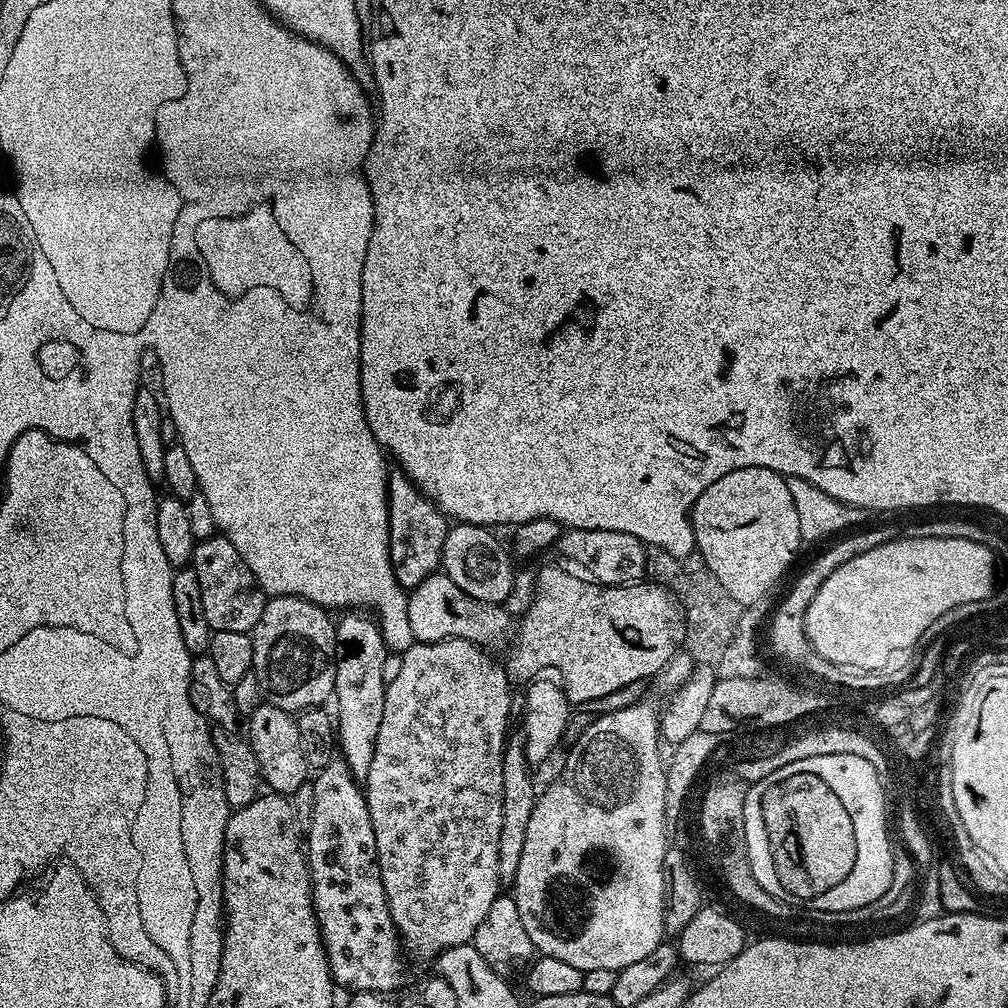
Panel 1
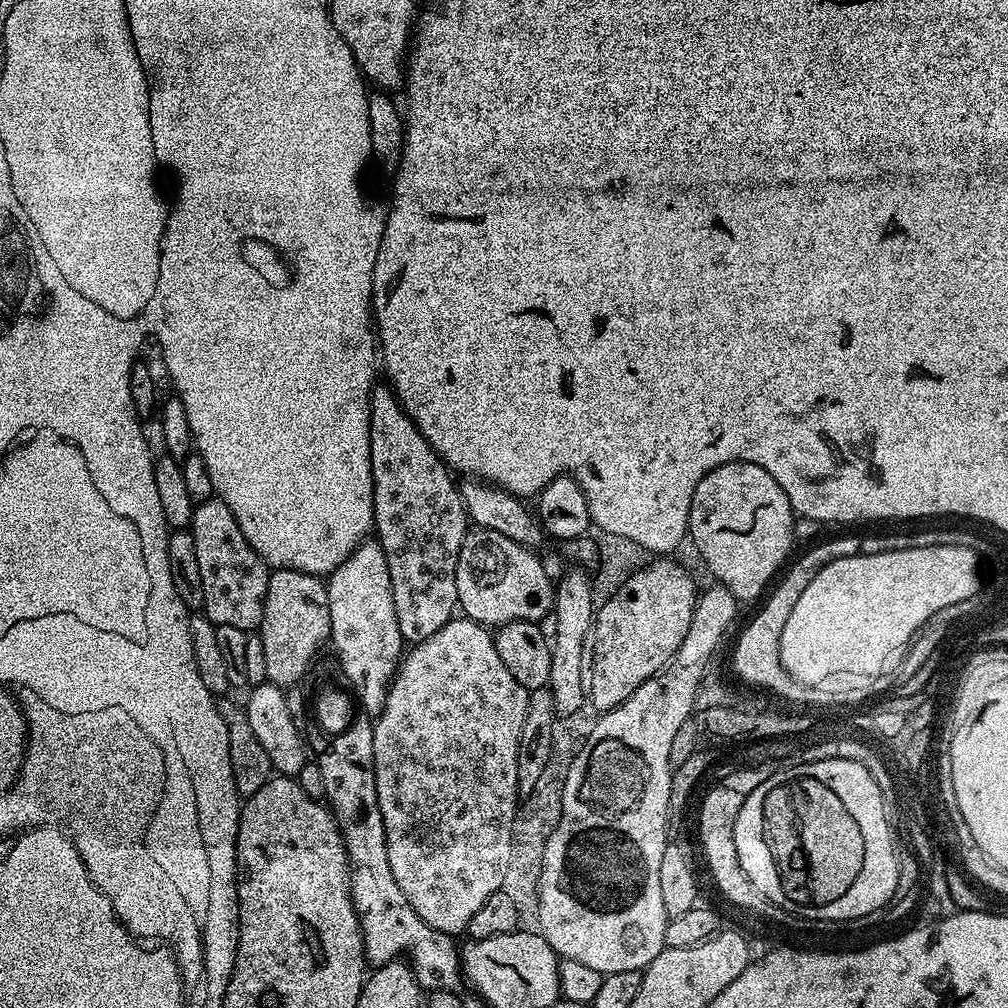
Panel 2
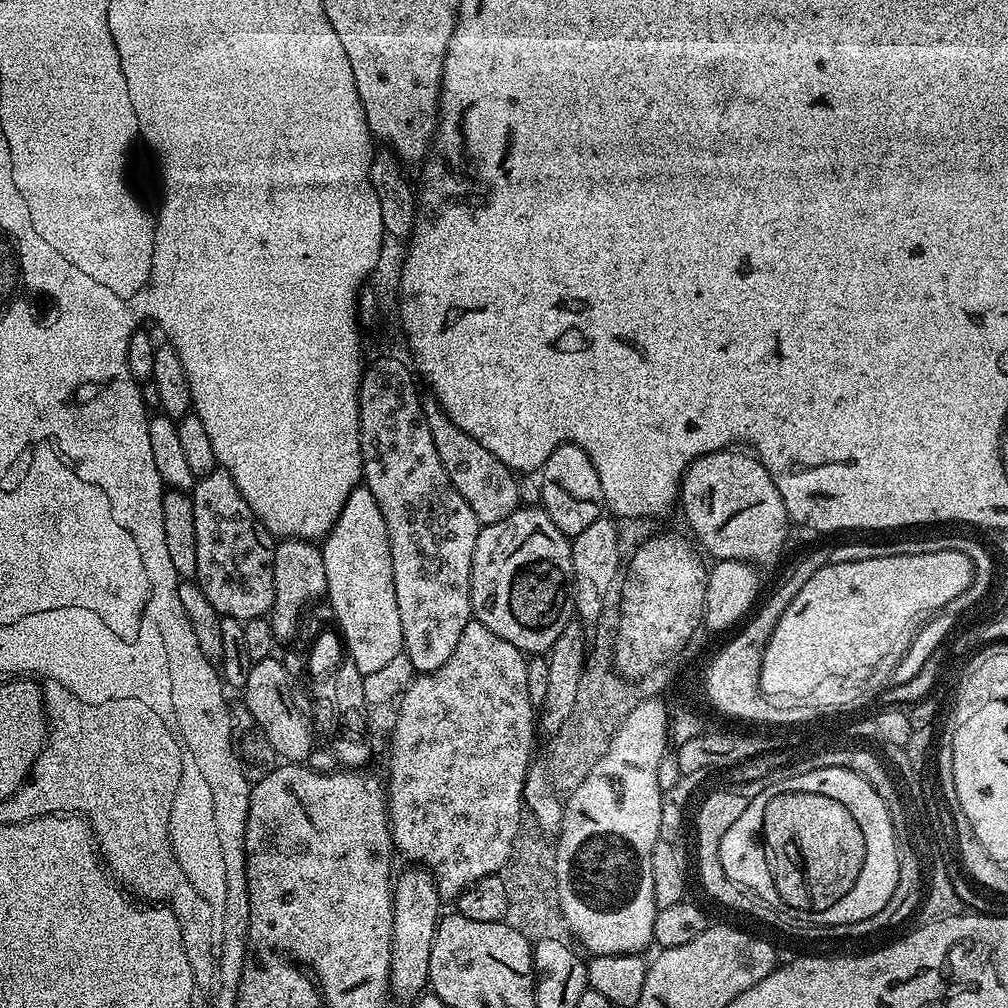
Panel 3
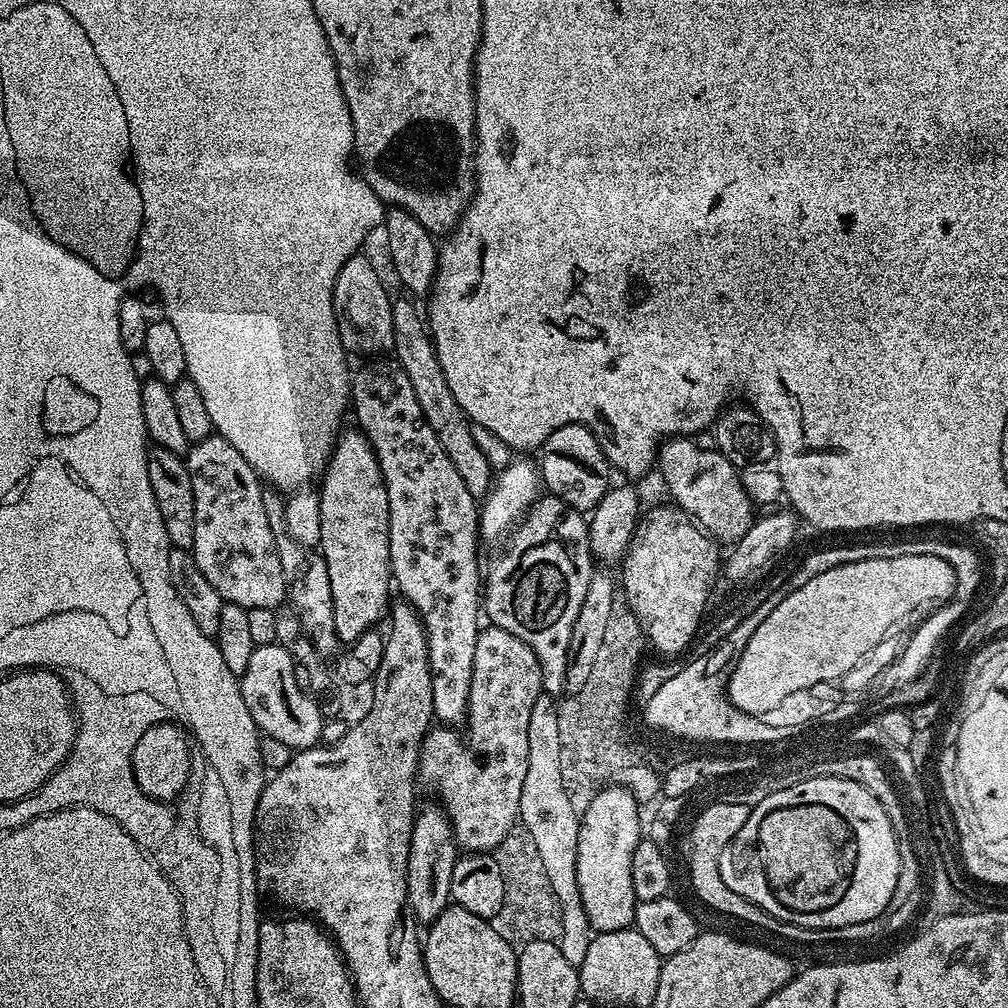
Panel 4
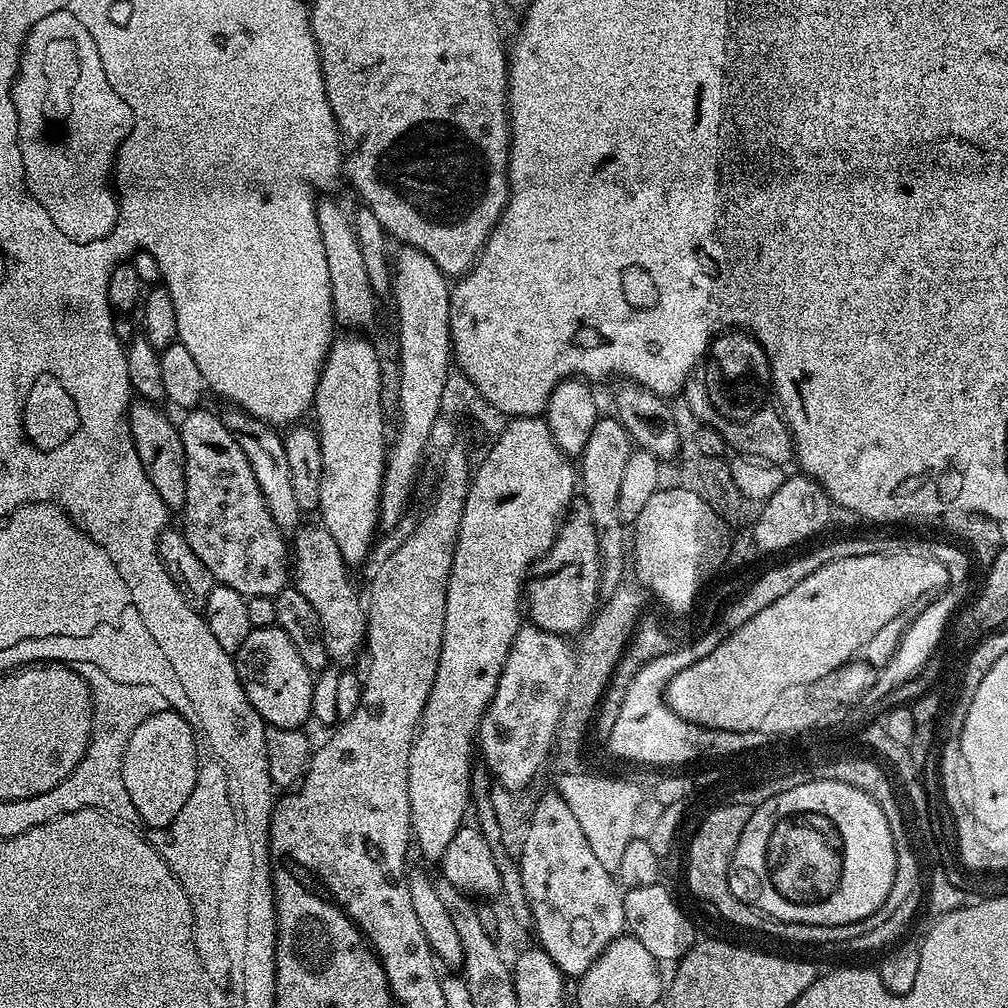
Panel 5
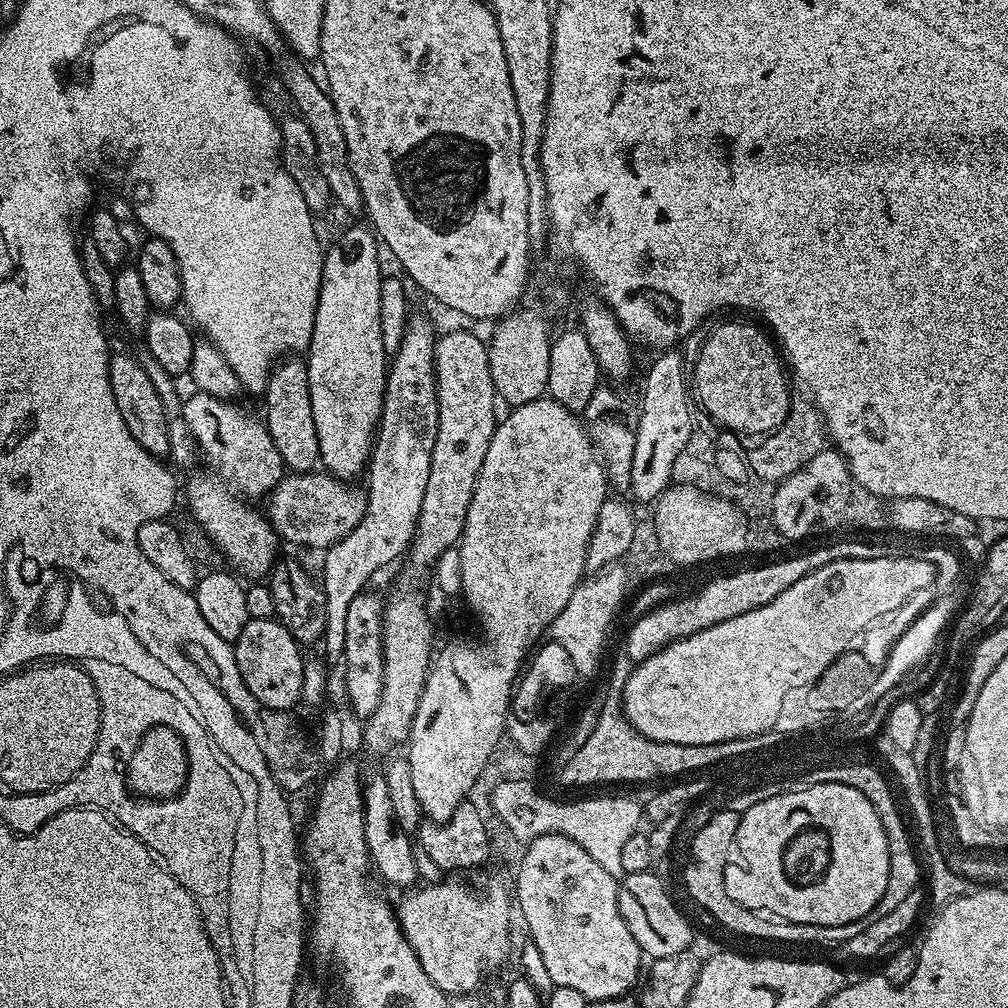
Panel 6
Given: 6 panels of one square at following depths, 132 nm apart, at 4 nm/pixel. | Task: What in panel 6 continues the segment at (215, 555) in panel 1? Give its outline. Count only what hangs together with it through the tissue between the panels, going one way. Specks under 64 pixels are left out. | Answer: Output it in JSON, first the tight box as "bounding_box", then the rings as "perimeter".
{"bounding_box":[182,390,286,578],"perimeter":[[[196,390],[192,394],[189,400],[187,397],[183,401],[182,415],[190,434],[196,439],[199,455],[208,463],[208,468],[191,473],[193,476],[188,480],[188,508],[197,526],[208,535],[209,542],[224,555],[225,562],[229,564],[225,565],[233,573],[241,577],[252,576],[248,578],[267,577],[278,559],[278,537],[267,515],[261,509],[259,512],[248,500],[267,497],[268,493],[280,485],[286,475],[282,454],[278,454],[278,446],[274,446],[274,438],[270,438],[268,425],[259,415],[251,416],[239,408],[239,403],[212,397],[206,392]]]}

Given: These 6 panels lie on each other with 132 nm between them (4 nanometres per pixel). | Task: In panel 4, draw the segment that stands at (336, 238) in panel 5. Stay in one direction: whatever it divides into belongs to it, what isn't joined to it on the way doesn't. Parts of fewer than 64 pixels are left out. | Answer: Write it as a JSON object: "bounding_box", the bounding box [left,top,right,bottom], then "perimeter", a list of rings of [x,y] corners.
{"bounding_box":[332,255,394,358],"perimeter":[[[352,255],[338,271],[337,281],[334,282],[332,301],[338,322],[338,338],[342,338],[345,353],[353,357],[380,358],[391,353],[394,346],[393,297],[388,296],[375,266],[362,255]]]}

